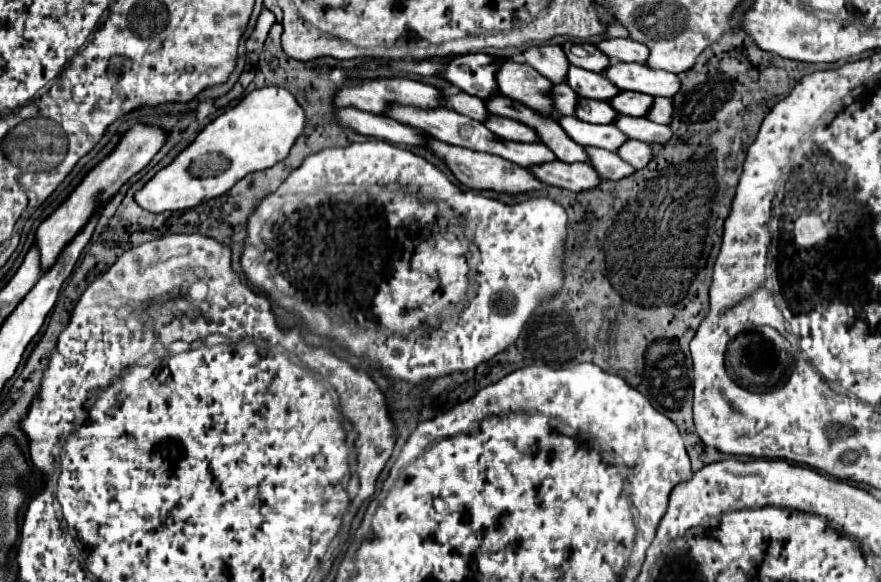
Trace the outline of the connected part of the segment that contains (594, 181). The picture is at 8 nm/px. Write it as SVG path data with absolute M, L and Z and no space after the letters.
M545 162L541 166L529 166L533 176L549 186L559 186L571 192L581 192L595 188L599 184L599 174L587 162Z

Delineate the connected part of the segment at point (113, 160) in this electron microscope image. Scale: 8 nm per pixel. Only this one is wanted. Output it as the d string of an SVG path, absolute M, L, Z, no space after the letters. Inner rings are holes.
M133 124L125 134L121 134L115 150L111 154L107 154L93 170L89 170L85 174L85 178L75 186L75 190L59 204L59 208L53 214L49 214L37 228L35 240L41 250L41 268L43 270L55 262L55 258L59 256L63 246L67 242L71 242L73 236L87 224L87 220L93 214L93 210L97 208L97 204L111 200L113 194L133 174L143 170L151 162L151 158L159 152L159 148L165 144L165 140L167 140L167 130L163 130L161 126L147 126L147 124Z

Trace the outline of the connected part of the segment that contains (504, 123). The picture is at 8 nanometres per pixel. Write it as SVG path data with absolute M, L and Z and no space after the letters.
M489 114L483 124L503 140L515 140L515 142L537 142L539 140L537 134L529 126L517 120L511 120L511 118Z

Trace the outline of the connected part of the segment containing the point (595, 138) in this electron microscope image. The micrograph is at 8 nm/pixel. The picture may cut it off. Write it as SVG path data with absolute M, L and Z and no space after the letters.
M561 116L559 124L567 132L567 136L581 146L597 146L597 148L615 152L627 140L627 136L621 134L621 130L617 130L611 124L609 126L593 126L593 124L581 122L575 116Z

